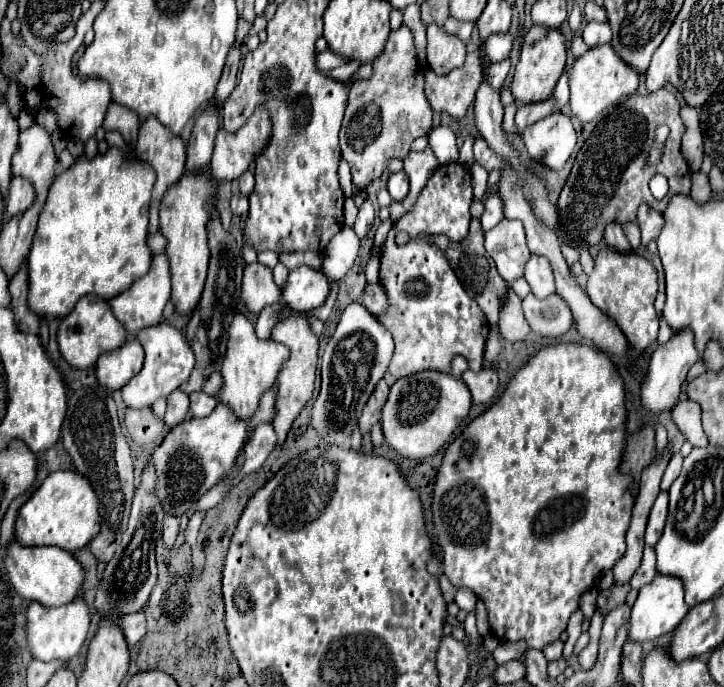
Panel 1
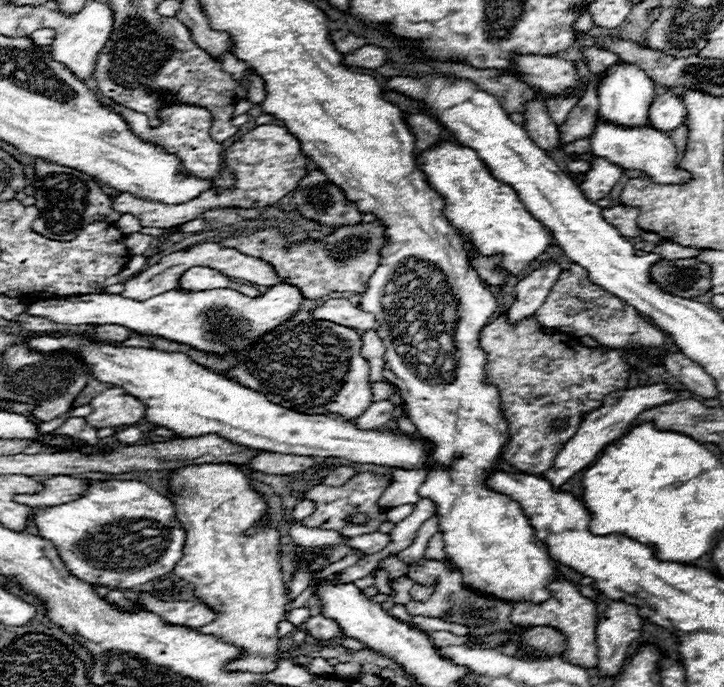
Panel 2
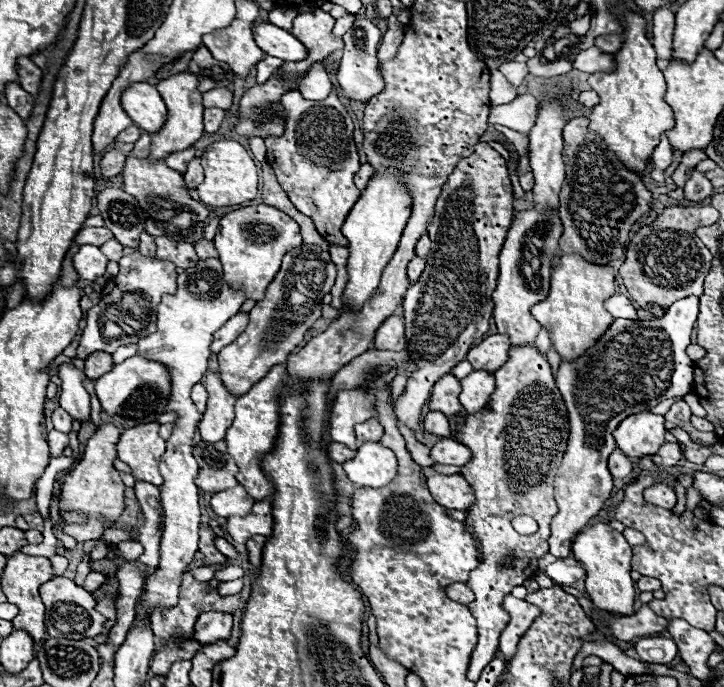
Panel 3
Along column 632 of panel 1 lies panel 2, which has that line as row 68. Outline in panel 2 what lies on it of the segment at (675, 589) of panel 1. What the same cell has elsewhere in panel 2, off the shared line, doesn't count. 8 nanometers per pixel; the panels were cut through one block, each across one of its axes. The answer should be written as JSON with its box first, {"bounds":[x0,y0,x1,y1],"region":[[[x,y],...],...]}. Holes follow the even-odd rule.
{"bounds":[598,62,654,126],"region":[[[616,62],[606,68],[606,76],[598,84],[598,102],[600,102],[600,114],[606,120],[612,120],[620,126],[644,126],[648,124],[648,108],[654,100],[654,82],[652,78],[630,62]]]}

